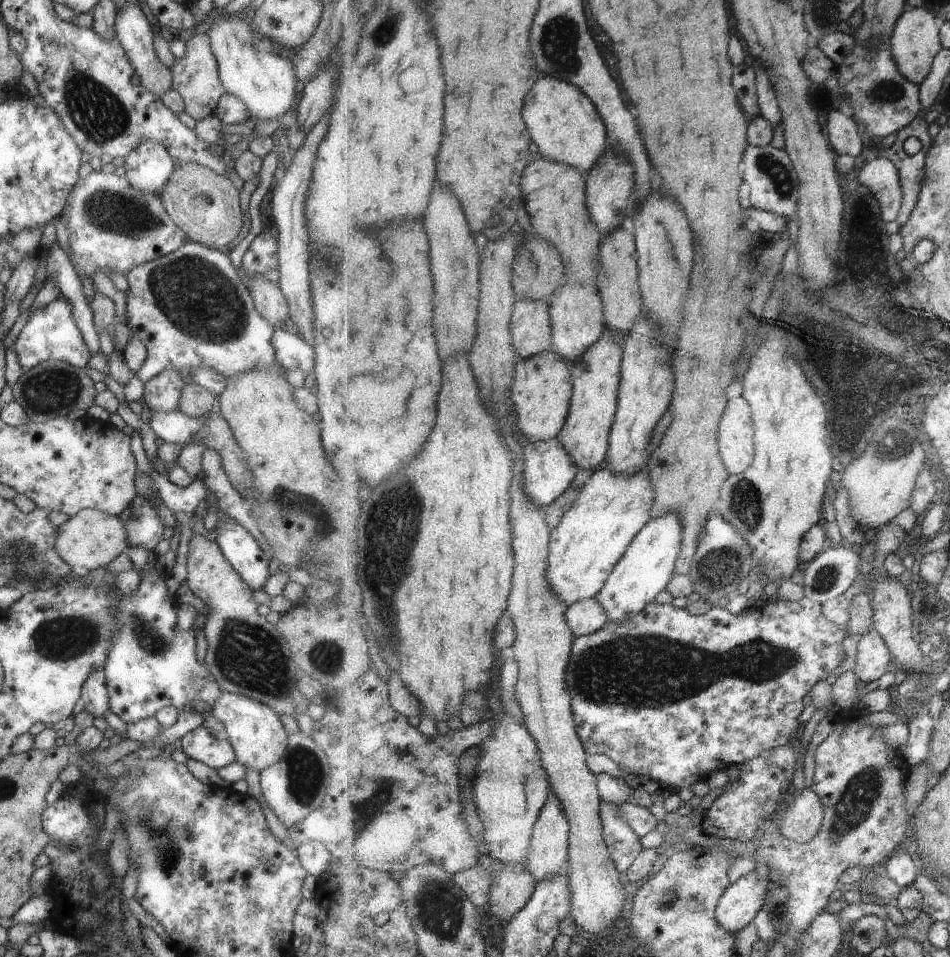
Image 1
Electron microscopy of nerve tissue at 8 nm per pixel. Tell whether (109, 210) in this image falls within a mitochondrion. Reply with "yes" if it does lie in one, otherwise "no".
yes

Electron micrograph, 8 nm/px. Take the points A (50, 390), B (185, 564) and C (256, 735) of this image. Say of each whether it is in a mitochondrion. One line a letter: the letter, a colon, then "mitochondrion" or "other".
A: mitochondrion
B: other
C: other

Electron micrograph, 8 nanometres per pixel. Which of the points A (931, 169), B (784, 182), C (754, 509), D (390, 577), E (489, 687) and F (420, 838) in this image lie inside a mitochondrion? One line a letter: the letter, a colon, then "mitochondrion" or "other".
A: other
B: mitochondrion
C: mitochondrion
D: mitochondrion
E: other
F: other

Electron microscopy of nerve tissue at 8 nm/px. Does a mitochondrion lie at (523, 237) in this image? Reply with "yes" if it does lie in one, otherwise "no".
no

